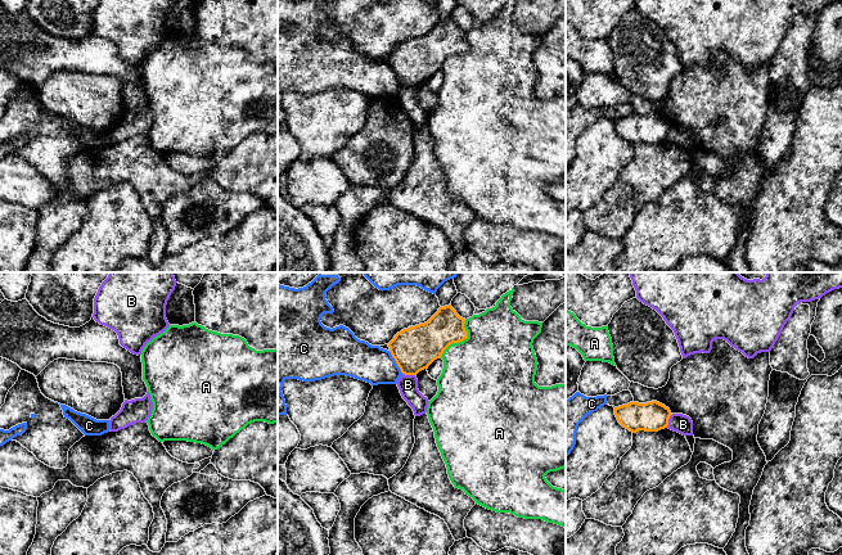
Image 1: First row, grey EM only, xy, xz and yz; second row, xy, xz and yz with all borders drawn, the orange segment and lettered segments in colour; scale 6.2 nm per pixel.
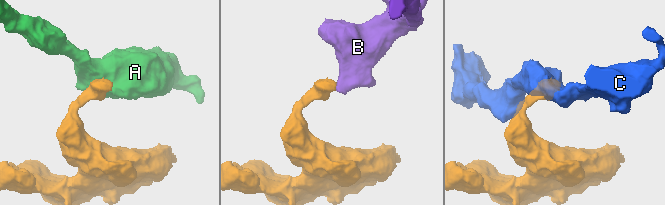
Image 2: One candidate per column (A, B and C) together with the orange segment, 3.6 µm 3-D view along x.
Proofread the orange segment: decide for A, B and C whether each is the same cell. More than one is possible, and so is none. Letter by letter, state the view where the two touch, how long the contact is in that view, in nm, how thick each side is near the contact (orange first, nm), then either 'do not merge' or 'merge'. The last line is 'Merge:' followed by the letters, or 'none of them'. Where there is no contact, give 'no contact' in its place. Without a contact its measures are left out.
A: meets orange in xz; contact 280 nm long; 260 nm thick on the orange side, 480 nm on the other; do not merge
B: meets orange in yz; contact 100 nm long; 190 nm thick on the orange side, 120 nm on the other; do not merge
C: meets orange in xz; contact 170 nm long; 280 nm thick on the orange side, 240 nm on the other; do not merge
Merge: none of them

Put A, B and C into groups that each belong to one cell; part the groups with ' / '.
A / B / C

